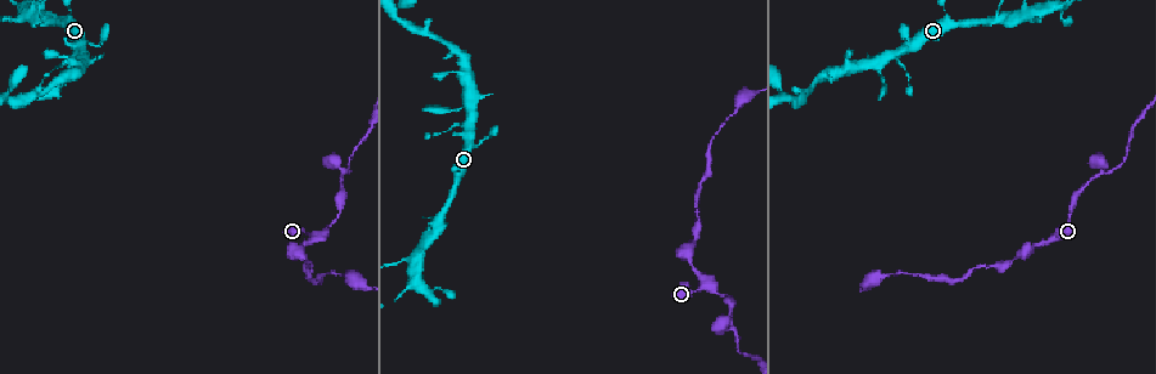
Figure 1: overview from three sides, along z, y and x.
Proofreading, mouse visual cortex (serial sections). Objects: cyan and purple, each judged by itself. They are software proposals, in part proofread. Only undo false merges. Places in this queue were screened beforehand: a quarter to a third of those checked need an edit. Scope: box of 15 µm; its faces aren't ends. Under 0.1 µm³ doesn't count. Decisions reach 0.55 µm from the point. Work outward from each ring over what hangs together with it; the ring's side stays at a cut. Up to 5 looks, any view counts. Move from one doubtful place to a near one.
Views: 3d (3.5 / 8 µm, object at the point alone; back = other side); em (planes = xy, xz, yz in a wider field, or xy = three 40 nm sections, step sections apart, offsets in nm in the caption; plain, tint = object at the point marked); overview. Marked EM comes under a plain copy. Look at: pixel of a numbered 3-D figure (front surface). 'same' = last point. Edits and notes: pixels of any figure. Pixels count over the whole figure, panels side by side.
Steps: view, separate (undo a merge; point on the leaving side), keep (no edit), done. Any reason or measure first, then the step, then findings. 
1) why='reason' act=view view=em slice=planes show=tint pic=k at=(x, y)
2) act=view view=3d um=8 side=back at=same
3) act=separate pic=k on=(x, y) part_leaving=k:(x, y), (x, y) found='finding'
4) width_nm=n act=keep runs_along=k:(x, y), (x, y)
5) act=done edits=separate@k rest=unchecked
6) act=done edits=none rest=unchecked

why='three-way junction' act=view view=3d um=3.5 pic=1 at=(1054, 236)

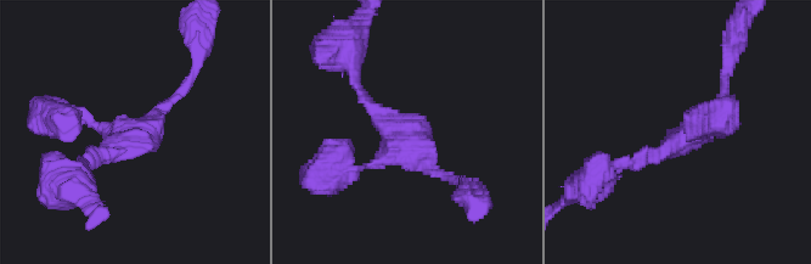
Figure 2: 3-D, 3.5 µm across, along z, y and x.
arms=3 arm_widths_nm=200,200,200 why='now the EM' act=view view=em slice=xy step=2 show=tint pic=2 at=(126, 139)

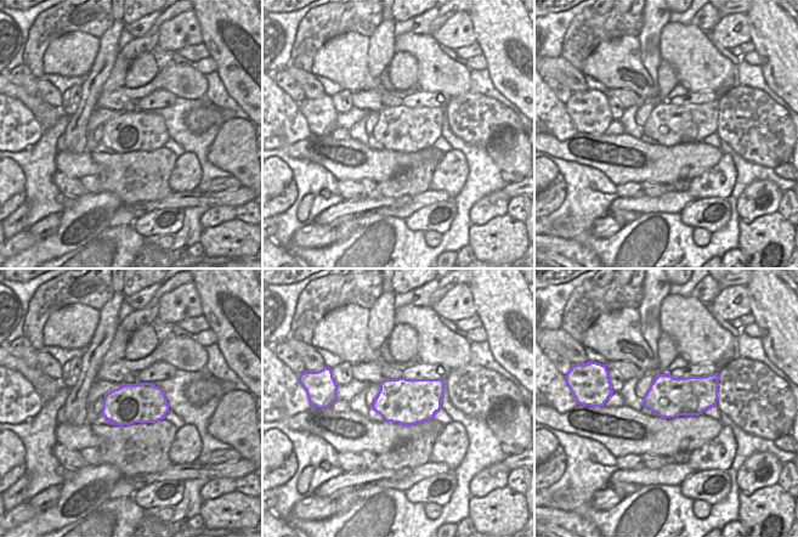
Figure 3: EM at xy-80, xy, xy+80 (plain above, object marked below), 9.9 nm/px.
width_nm=460 act=keep runs_along=2:(719, 118), (665, 152), (621, 163) found='all the same cell'

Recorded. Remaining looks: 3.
why='three arms meet' act=view view=3d um=3.5 side=back pic=1 at=(732, 328)

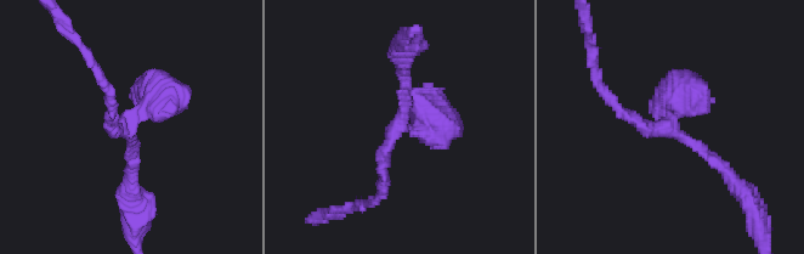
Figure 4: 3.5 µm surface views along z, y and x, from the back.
act=view view=em slice=xy step=5 show=tint pic=4 at=(666, 126)

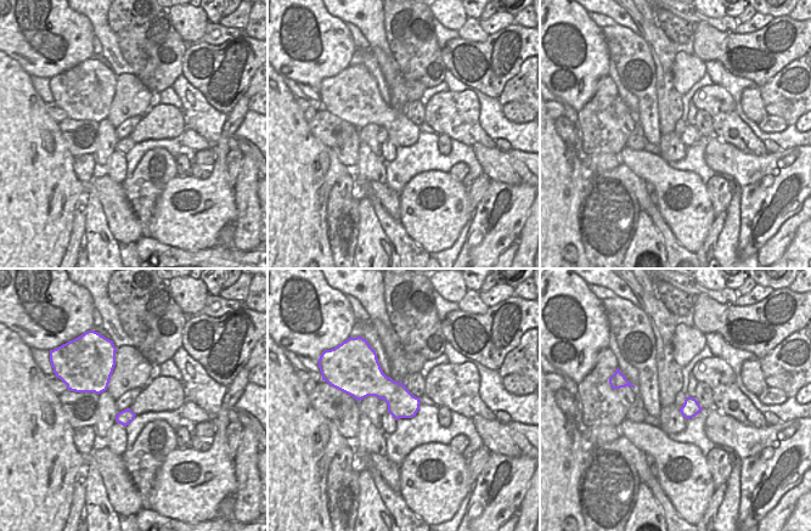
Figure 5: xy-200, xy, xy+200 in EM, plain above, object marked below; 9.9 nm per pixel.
arms=3 act=keep runs_along=4:(731, 180), (668, 128), (668, 105), (700, 94) found='all the same cell'

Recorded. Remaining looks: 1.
act=done edits=none rest=unchecked

